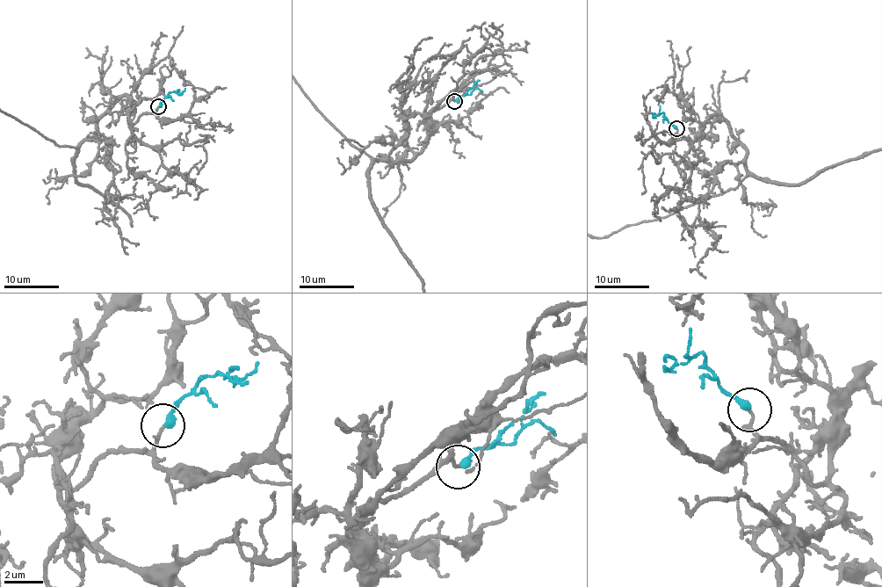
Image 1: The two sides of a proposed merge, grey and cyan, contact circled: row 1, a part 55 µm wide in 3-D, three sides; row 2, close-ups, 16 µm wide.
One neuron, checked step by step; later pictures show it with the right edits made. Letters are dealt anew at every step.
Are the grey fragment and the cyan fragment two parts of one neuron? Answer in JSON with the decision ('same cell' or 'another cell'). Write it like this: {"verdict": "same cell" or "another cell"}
{"verdict": "same cell"}

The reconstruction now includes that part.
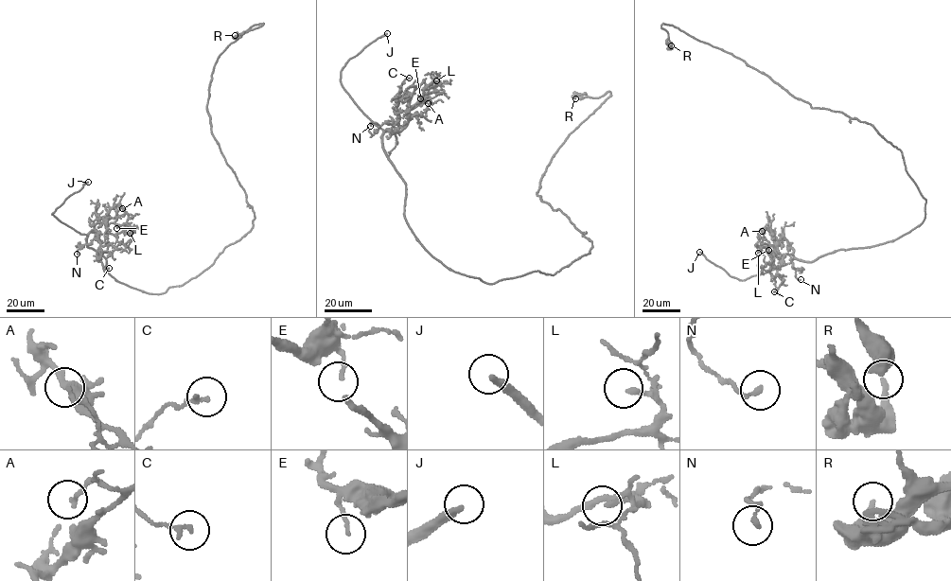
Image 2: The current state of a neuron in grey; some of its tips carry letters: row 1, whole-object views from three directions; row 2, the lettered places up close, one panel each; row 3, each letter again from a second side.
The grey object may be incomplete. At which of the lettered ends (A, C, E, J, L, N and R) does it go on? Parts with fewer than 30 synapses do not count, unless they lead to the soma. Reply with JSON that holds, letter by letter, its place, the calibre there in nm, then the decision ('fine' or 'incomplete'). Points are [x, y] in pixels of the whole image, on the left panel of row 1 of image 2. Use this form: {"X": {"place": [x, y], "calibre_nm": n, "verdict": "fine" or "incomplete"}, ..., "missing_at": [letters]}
{"A": {"place": [122, 208], "calibre_nm": 140, "verdict": "fine"}, "C": {"place": [109, 268], "calibre_nm": 190, "verdict": "fine"}, "E": {"place": [116, 228], "calibre_nm": 120, "verdict": "fine"}, "J": {"place": [88, 182], "calibre_nm": 260, "verdict": "incomplete"}, "L": {"place": [130, 233], "calibre_nm": 120, "verdict": "fine"}, "N": {"place": [77, 254], "calibre_nm": 180, "verdict": "fine"}, "R": {"place": [235, 35], "calibre_nm": 200, "verdict": "fine"}, "missing_at": ["J"]}

